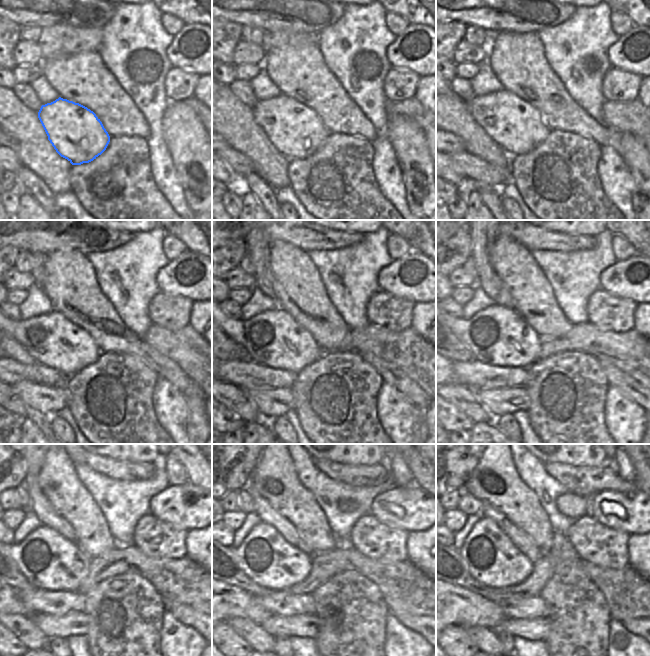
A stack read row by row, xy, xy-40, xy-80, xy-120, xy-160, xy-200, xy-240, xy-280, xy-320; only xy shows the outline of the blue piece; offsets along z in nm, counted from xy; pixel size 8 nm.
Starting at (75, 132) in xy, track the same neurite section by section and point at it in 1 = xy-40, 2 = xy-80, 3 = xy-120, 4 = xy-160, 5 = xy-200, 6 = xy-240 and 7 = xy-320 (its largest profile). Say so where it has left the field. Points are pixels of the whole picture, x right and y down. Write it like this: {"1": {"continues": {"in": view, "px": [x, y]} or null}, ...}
{"1": {"continues": {"in": "xy-40", "px": [296, 130]}}, "2": {"continues": {"in": "xy-80", "px": [518, 127]}}, "3": {"continues": {"in": "xy-120", "px": [53, 340]}}, "4": {"continues": {"in": "xy-160", "px": [273, 338]}}, "5": {"continues": {"in": "xy-200", "px": [497, 335]}}, "6": {"continues": {"in": "xy-240", "px": [49, 561]}}, "7": {"continues": {"in": "xy-320", "px": [492, 559]}}}

